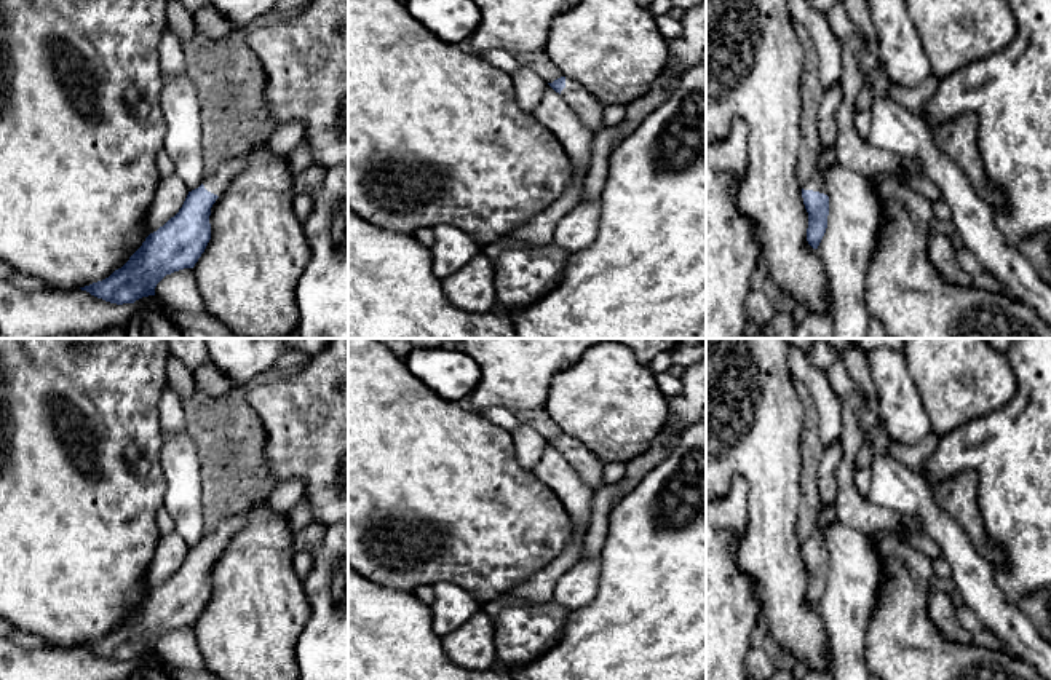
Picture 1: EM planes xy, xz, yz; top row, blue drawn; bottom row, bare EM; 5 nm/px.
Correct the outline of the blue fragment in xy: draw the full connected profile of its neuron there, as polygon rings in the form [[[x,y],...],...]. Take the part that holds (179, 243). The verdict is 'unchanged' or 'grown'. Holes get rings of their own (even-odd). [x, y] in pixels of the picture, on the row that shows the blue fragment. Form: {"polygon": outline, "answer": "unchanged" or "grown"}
{"polygon": [[[203,184],[188,192],[179,212],[150,233],[121,268],[80,289],[117,305],[155,295],[166,275],[193,268],[204,252],[211,239],[211,208],[217,198]]], "answer": "unchanged"}

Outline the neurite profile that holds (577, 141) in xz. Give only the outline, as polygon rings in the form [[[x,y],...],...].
[[[549,85],[532,115],[559,140],[575,172],[586,177],[596,132],[581,123],[578,115]]]

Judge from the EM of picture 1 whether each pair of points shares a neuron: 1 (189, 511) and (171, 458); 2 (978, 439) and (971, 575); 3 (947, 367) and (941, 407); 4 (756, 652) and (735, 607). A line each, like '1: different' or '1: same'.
1: same
2: different
3: same
4: different

